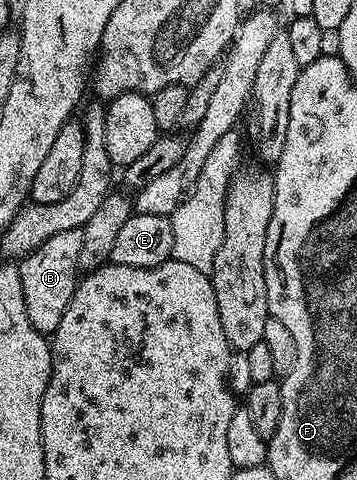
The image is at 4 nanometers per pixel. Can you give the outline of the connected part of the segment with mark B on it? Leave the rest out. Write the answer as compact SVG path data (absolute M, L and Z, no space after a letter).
M68 229L65 233L57 233L49 237L35 251L22 256L18 264L21 273L21 289L25 293L25 313L29 313L29 321L33 321L33 329L42 335L50 336L61 325L61 317L65 317L65 309L69 309L69 301L75 292L75 285L81 278L79 258L83 233L80 229Z

